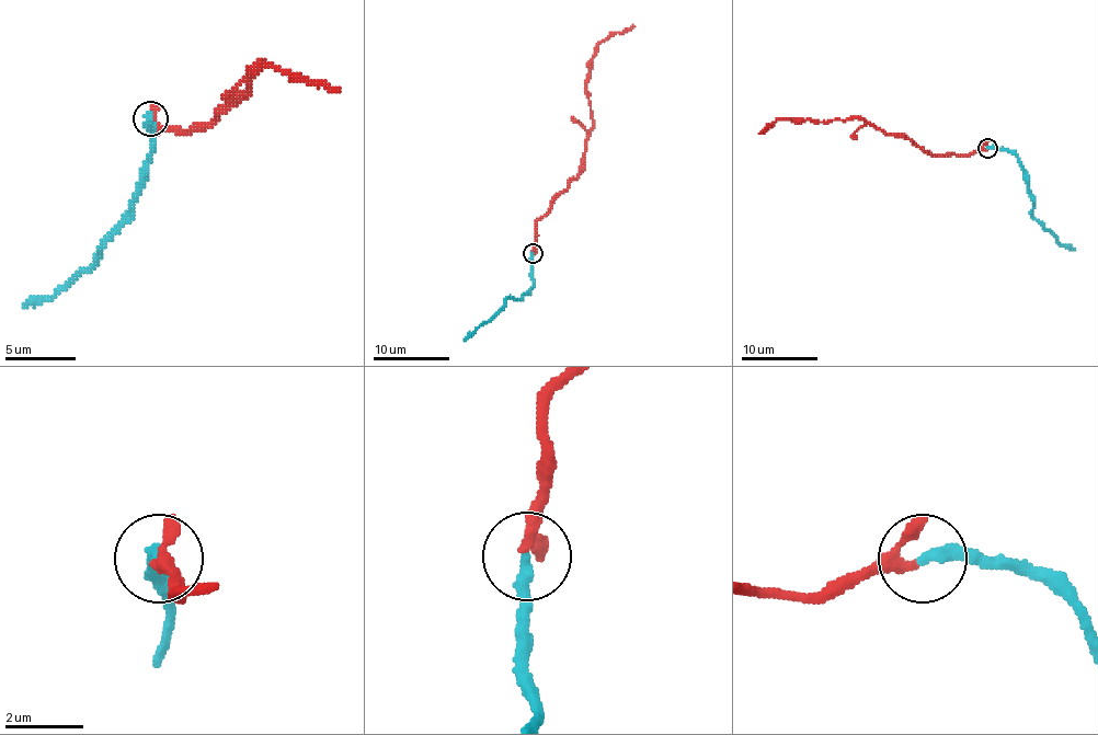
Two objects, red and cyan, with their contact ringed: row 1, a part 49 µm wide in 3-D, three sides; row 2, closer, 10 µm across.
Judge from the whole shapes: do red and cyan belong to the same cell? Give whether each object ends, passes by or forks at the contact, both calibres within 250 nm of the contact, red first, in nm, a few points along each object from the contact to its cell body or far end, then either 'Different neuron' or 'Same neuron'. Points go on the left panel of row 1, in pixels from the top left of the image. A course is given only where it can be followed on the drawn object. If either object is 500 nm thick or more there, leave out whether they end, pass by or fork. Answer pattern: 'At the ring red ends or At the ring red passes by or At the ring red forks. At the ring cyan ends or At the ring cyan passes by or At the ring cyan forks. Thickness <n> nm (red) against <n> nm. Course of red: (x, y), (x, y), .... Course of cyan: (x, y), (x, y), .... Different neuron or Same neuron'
At the ring red passes by. At the ring cyan ends. Thickness 240 nm (red) against 320 nm. Course of red: (151, 119), (158, 130), (204, 130), (261, 62), (250, 70), (275, 67), (307, 84), (339, 91). Course of cyan: (151, 119), (151, 140), (134, 215), (66, 286), (23, 308). Same neuron

